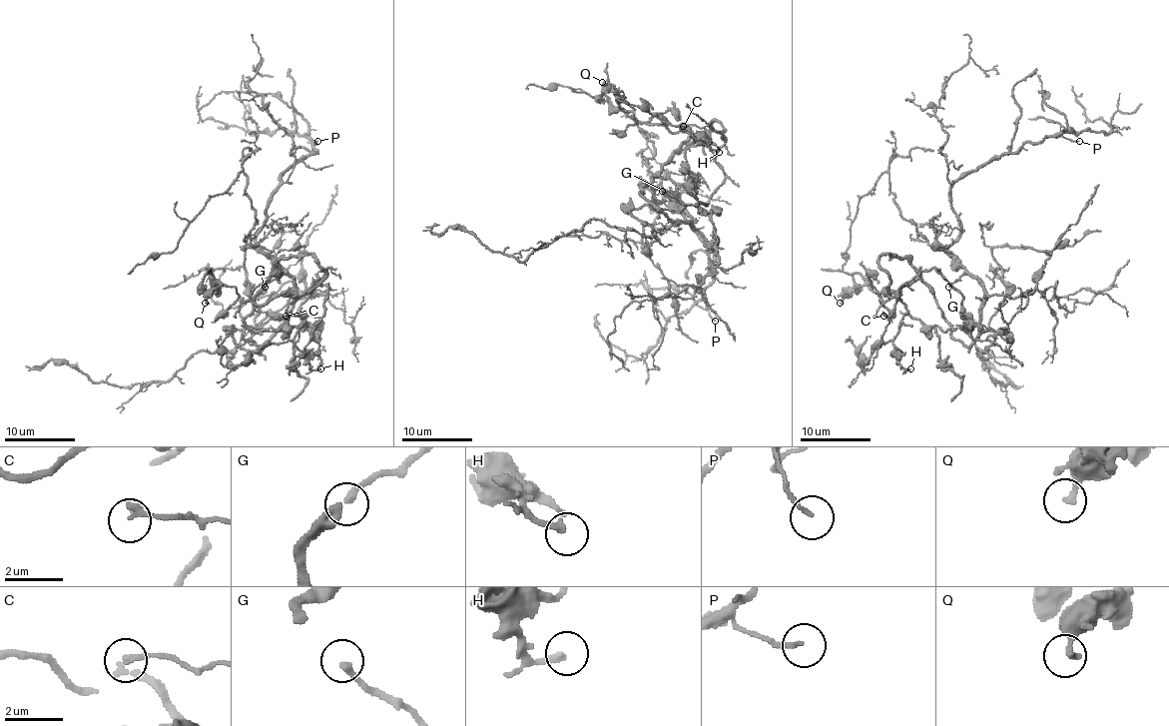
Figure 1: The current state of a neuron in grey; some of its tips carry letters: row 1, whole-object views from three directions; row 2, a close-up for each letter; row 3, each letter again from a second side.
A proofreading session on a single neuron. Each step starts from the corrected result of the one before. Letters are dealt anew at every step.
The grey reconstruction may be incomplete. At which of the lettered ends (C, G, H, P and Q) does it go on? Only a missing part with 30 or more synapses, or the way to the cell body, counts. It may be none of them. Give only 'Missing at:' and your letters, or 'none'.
Missing at: G

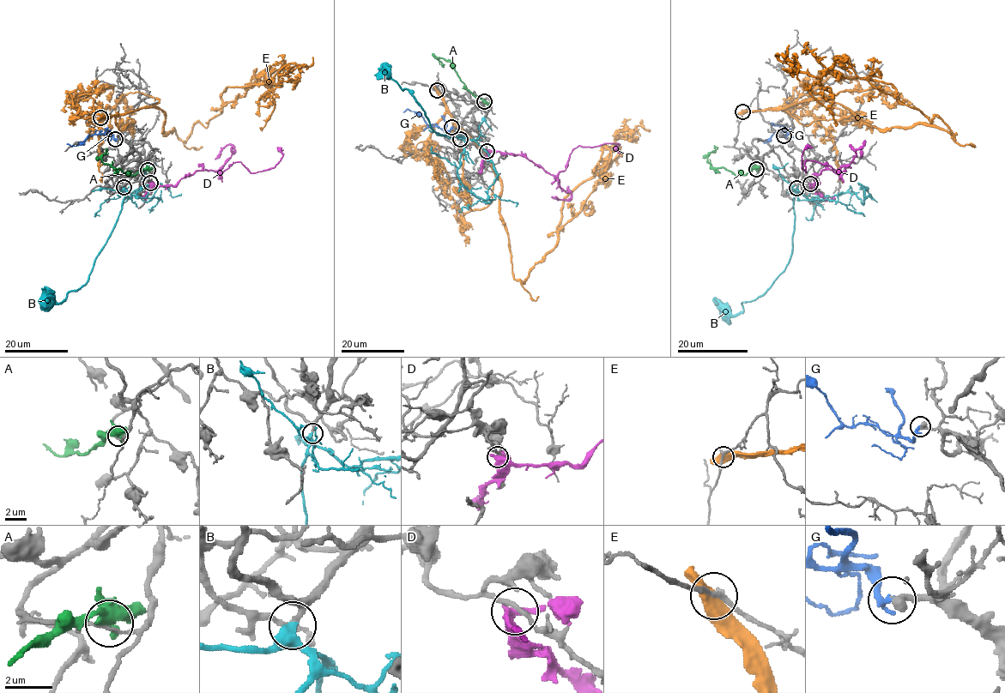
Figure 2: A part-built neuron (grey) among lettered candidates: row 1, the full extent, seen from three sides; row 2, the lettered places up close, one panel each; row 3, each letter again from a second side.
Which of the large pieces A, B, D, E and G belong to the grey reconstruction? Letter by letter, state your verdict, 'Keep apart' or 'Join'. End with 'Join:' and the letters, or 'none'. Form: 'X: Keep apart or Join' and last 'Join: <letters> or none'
A: Keep apart
B: Join
D: Keep apart
E: Keep apart
G: Keep apart
Join: B

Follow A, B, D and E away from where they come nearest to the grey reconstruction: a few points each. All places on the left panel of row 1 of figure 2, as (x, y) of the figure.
A: (148, 170), (142, 169), (135, 174), (127, 175), (120, 168), (104, 164), (101, 156), (107, 150)
B: (124, 187), (126, 195), (118, 220), (89, 280), (69, 292), (60, 303), (49, 293), (55, 292)
D: (150, 183), (174, 185), (198, 170), (220, 173), (238, 162), (251, 173), (272, 168), (283, 150)
E: (100, 117), (156, 107), (163, 132), (186, 140), (268, 73), (275, 87), (263, 100), (275, 108), (262, 131)

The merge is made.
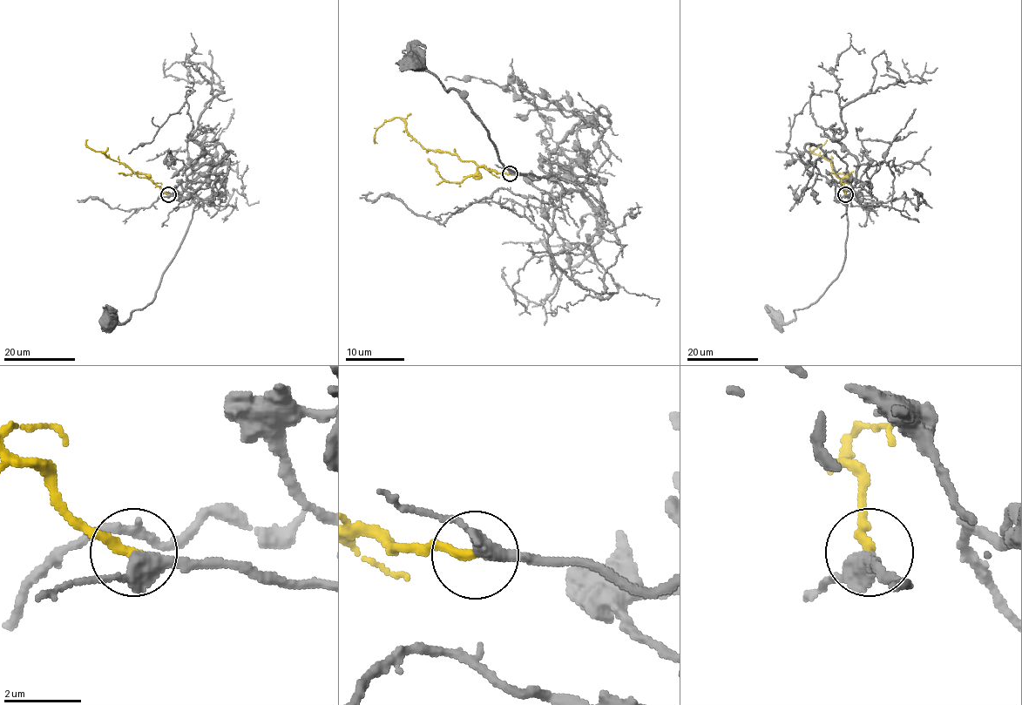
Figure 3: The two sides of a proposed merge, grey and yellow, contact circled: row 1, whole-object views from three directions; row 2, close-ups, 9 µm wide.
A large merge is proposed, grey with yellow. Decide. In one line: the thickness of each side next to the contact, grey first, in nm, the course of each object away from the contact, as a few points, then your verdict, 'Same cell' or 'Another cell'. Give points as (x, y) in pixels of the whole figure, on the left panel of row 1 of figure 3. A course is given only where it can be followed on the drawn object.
Thickness 400 nm (grey) against 240 nm. Course of grey: (168, 193), (197, 199), (187, 231), (162, 277), (156, 297), (143, 308), (132, 312), (124, 323), (112, 316). Course of yellow: (168, 193), (150, 179), (138, 177), (124, 164), (100, 152), (91, 150), (85, 139). Same cell

